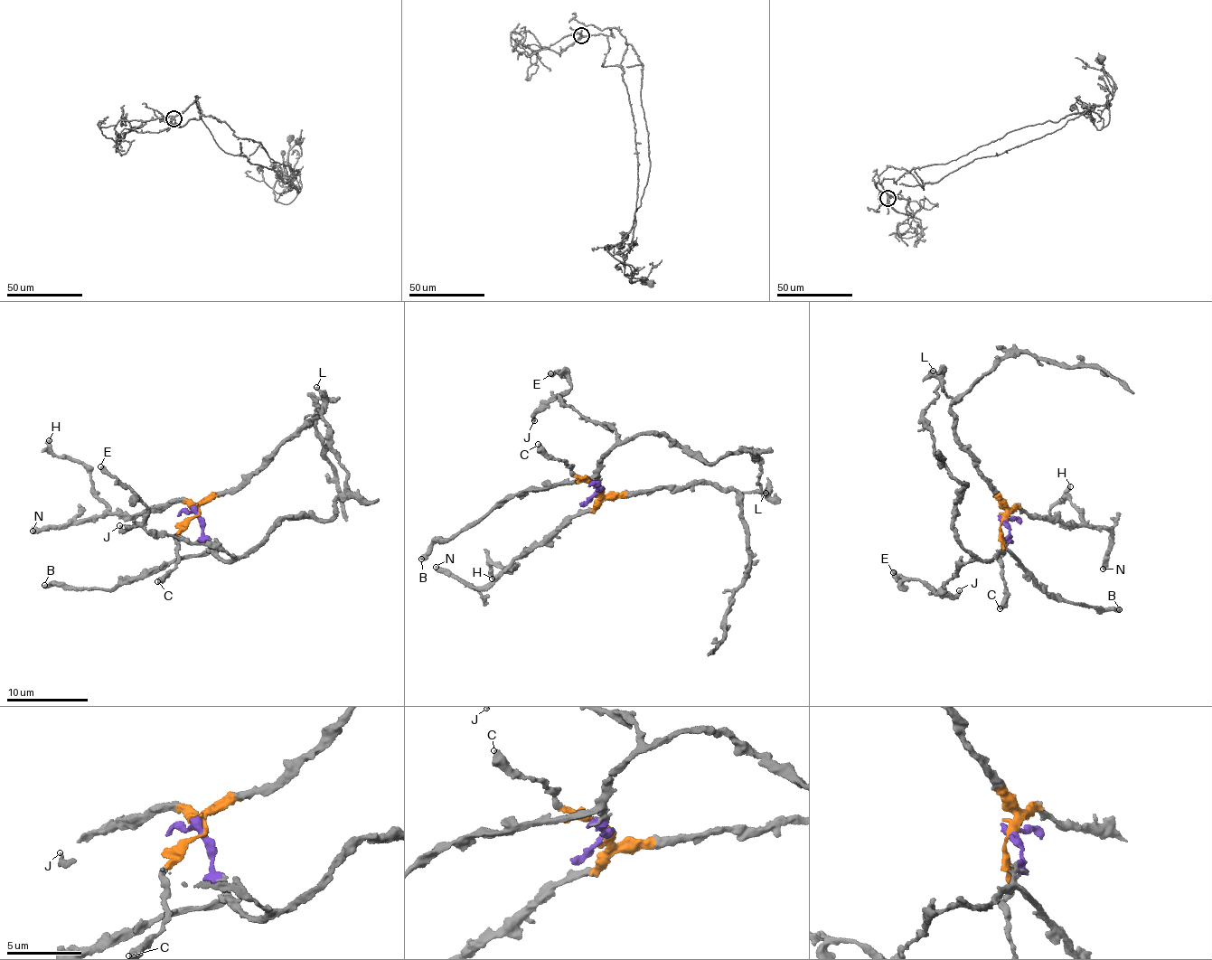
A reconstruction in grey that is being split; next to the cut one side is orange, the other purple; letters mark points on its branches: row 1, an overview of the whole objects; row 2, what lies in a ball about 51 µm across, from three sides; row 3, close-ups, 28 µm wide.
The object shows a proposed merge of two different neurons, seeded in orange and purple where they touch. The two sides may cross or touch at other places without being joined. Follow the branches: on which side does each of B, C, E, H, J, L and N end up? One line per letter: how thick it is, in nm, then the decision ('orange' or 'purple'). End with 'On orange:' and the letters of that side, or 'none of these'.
B: 400 nm | purple
C: 550 nm | orange
E: 440 nm | purple
H: 360 nm | orange
J: 240 nm | purple
L: 280 nm | orange
N: 500 nm | orange
On orange: C, H, L, N

